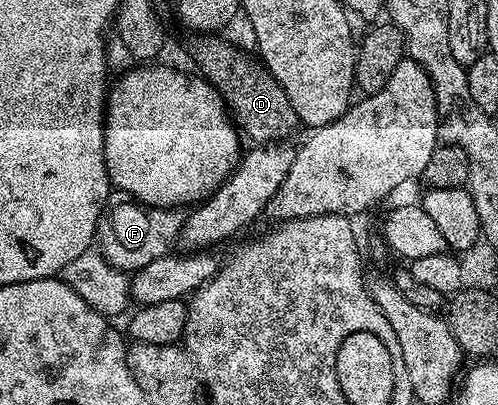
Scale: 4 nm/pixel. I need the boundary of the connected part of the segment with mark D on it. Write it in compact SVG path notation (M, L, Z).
M196 35L193 38L188 45L193 63L201 69L197 70L204 80L210 82L224 98L243 136L247 140L249 137L252 143L280 143L288 139L292 128L298 125L294 107L290 105L286 91L282 91L263 64L255 56L247 57L242 50L223 41L220 35Z

